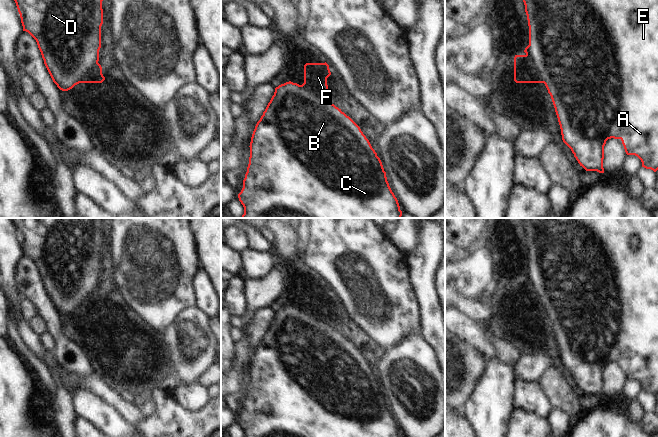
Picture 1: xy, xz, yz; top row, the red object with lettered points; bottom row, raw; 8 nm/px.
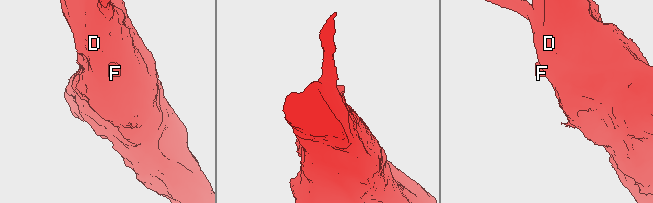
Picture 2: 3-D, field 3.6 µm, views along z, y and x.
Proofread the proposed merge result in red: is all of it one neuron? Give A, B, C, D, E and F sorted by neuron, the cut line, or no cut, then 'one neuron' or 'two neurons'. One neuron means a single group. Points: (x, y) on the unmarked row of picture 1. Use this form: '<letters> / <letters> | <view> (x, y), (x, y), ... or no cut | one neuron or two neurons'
A B C D E F | no cut | one neuron

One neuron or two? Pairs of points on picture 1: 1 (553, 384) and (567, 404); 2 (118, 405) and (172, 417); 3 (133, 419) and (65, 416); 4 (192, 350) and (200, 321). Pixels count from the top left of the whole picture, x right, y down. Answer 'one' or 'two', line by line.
1: one
2: two
3: two
4: one

